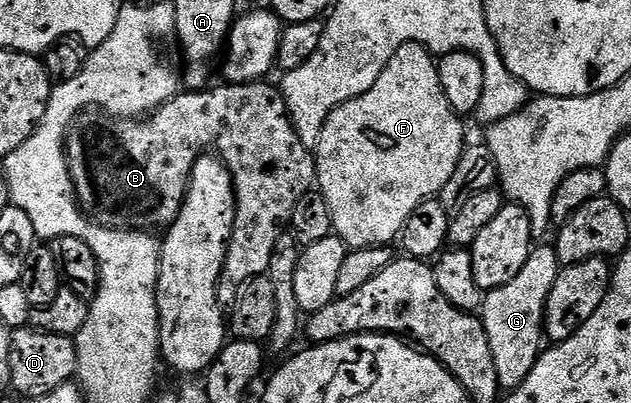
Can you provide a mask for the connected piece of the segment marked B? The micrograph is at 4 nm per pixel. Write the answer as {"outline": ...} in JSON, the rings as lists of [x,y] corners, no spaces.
{"outline":[[[270,81],[227,82],[226,87],[214,85],[205,91],[179,93],[149,117],[119,117],[101,109],[87,109],[74,120],[68,132],[68,158],[74,189],[83,204],[94,203],[94,219],[107,227],[119,229],[165,229],[176,221],[180,206],[178,159],[185,157],[186,147],[178,143],[178,127],[185,125],[186,111],[202,111],[198,115],[198,123],[208,134],[218,135],[216,151],[232,173],[236,193],[234,232],[218,282],[218,304],[223,309],[233,309],[243,287],[257,275],[269,272],[276,241],[280,241],[290,227],[296,201],[300,201],[300,197],[311,191],[316,183],[315,152],[300,141],[281,90],[266,82]]]}

